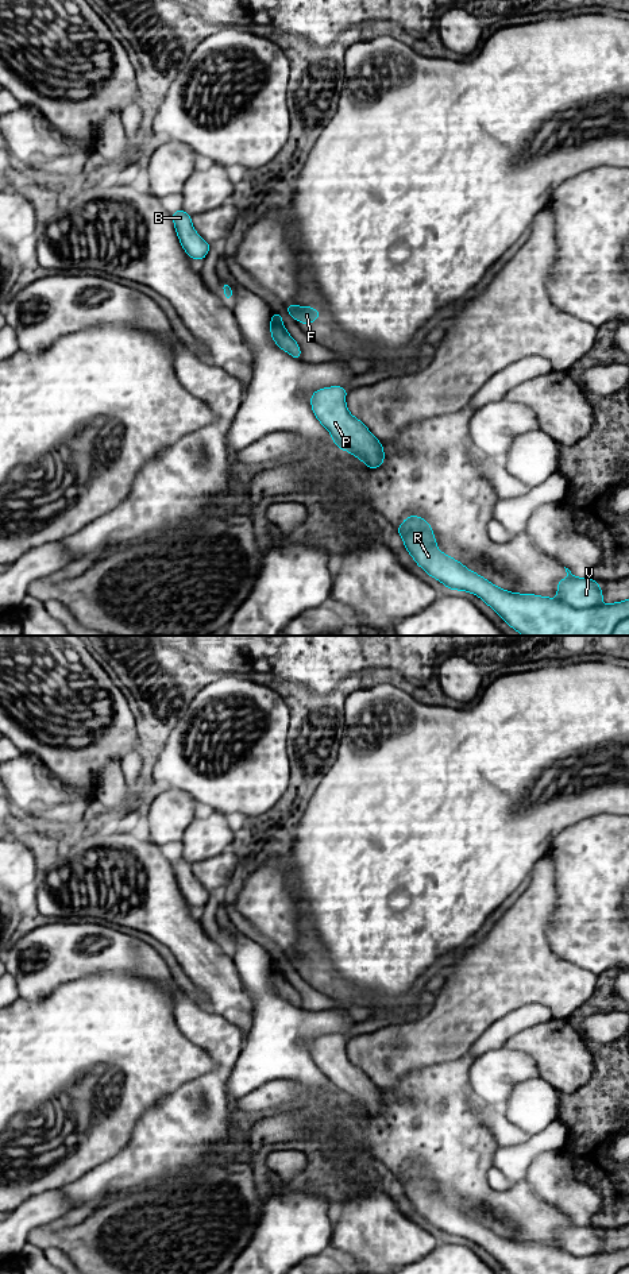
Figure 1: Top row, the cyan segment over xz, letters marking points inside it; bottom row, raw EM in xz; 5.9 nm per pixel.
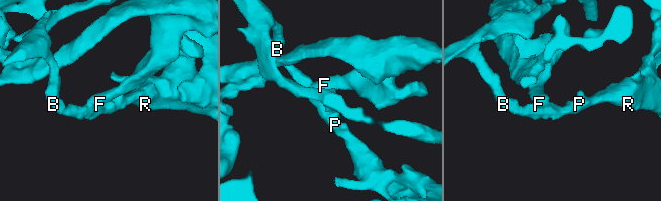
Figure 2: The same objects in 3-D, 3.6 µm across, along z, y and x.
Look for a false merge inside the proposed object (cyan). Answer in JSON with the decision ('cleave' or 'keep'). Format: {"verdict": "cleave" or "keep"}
{"verdict": "keep"}

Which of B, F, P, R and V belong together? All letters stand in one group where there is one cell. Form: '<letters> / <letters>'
B F P R V

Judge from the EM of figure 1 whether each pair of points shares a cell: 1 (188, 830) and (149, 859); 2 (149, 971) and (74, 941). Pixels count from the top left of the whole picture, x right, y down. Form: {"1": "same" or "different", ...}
{"1": "different", "2": "same"}

